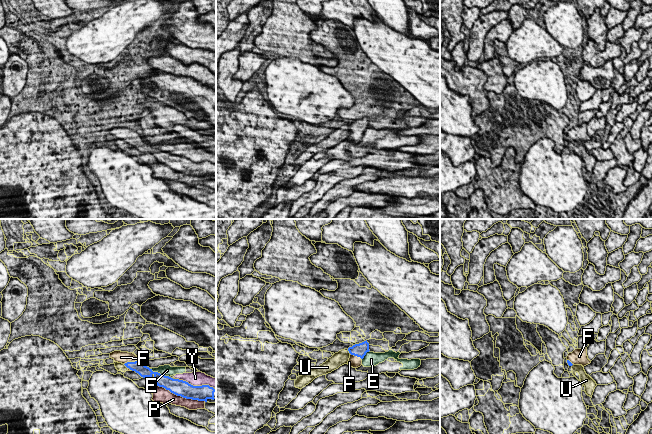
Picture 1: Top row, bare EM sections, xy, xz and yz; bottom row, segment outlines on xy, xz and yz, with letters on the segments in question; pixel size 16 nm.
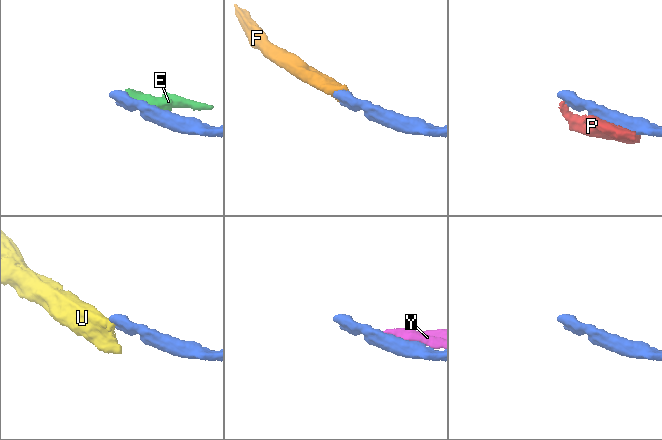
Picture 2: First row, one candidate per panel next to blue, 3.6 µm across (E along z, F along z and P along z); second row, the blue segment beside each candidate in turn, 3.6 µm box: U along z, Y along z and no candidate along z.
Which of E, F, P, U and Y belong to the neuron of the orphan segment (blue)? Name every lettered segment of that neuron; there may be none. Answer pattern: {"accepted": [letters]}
{"accepted": ["F"]}

